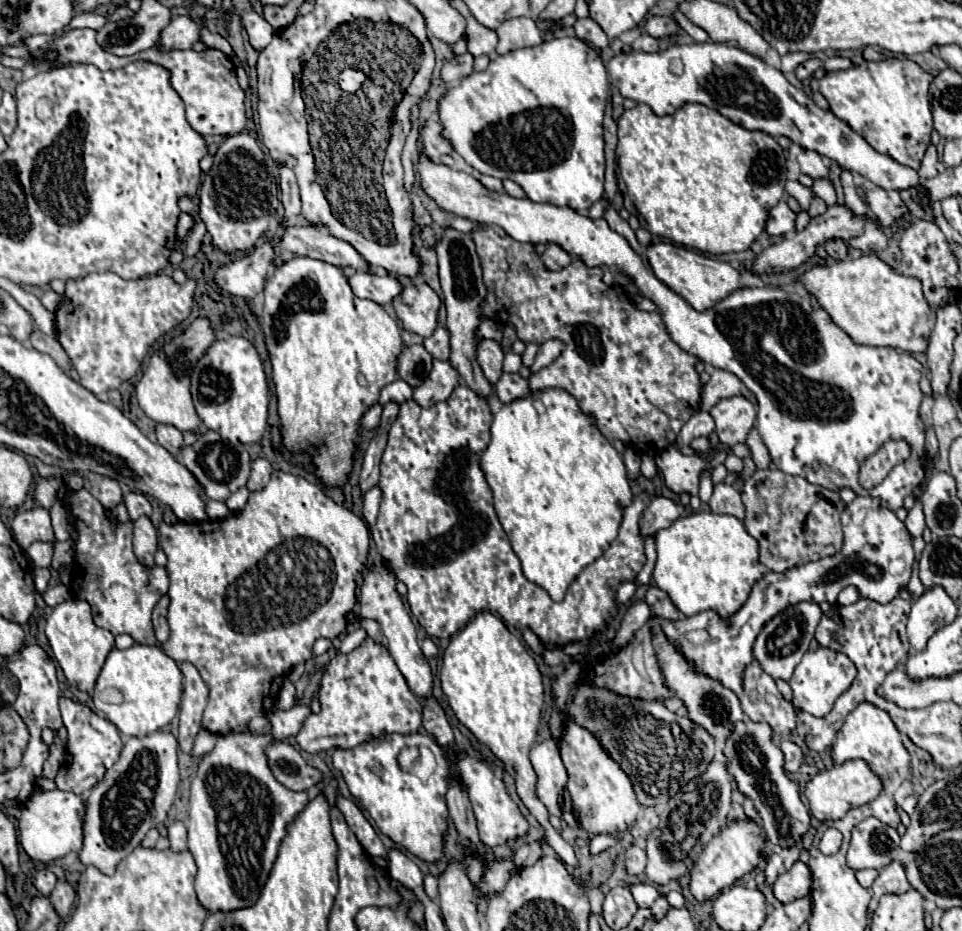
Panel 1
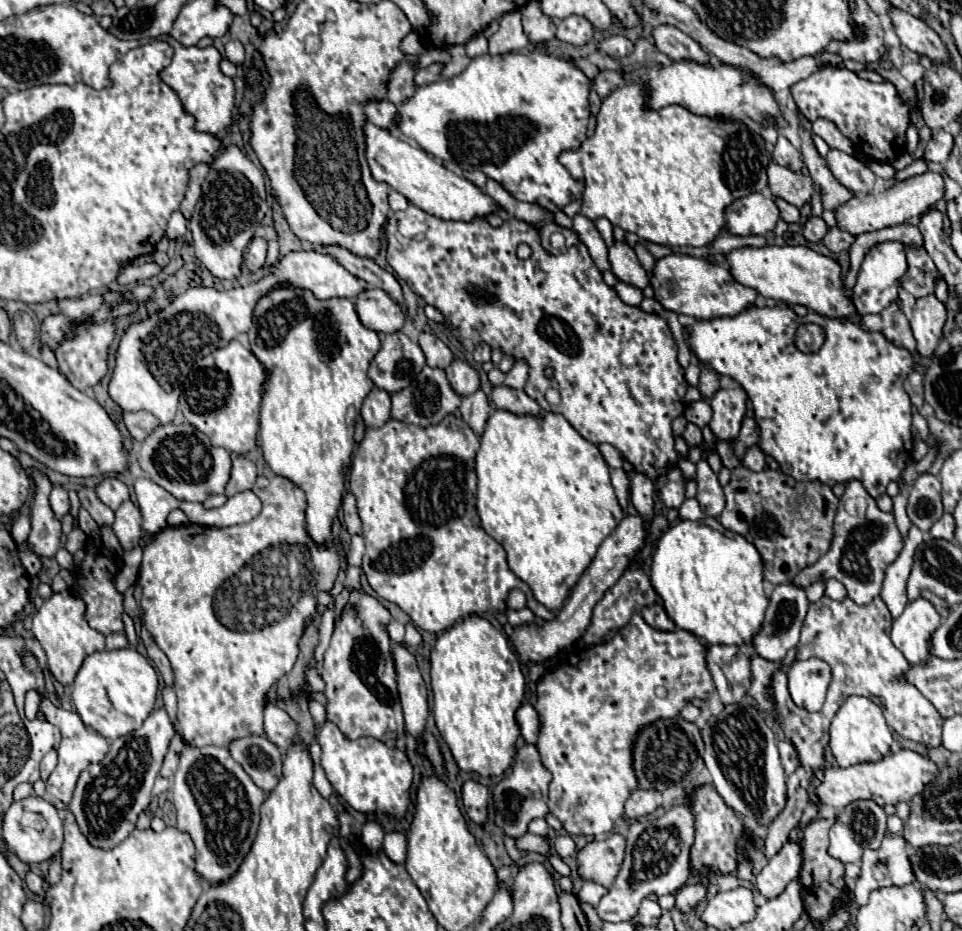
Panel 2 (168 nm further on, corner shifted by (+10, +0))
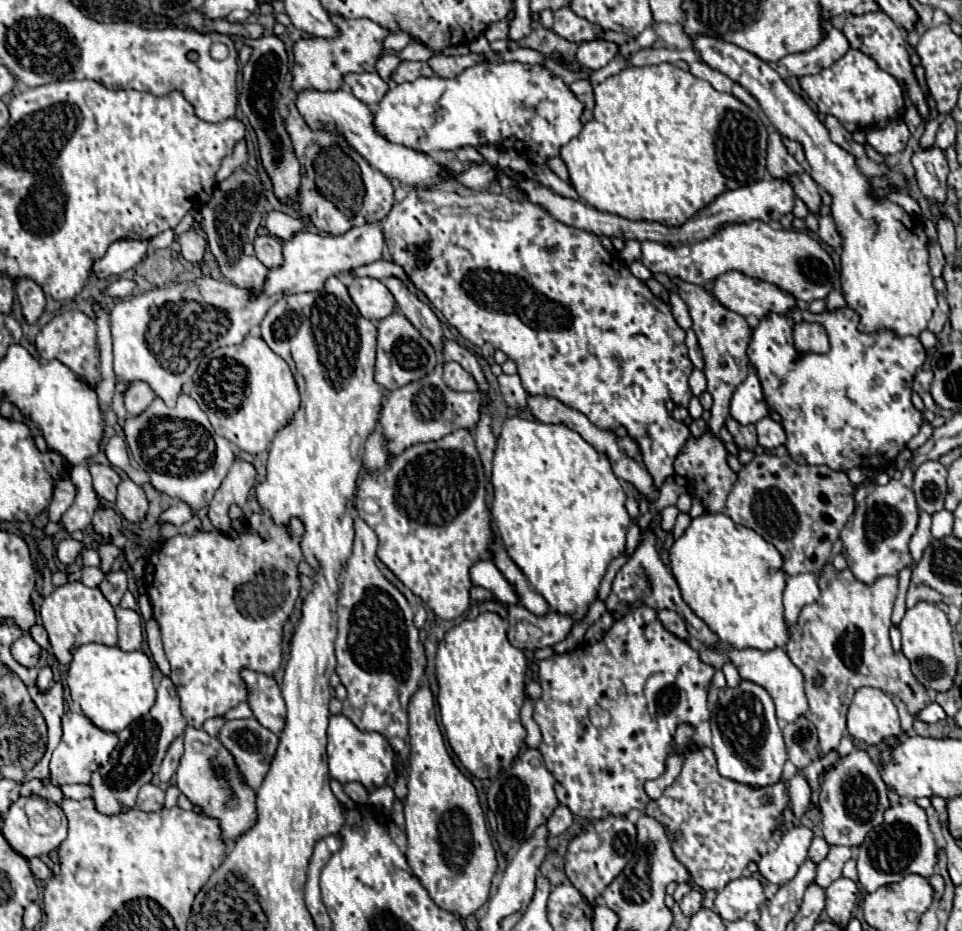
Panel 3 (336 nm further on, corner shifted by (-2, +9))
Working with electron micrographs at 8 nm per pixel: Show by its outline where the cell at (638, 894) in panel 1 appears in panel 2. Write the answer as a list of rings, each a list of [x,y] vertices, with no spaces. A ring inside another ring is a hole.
[[[585,882],[577,896],[579,896],[581,902],[587,902],[589,906],[595,908],[595,906],[599,904],[599,900],[601,900],[601,896],[603,896],[605,892],[607,892],[607,888],[603,888],[603,886],[595,884],[595,882]]]

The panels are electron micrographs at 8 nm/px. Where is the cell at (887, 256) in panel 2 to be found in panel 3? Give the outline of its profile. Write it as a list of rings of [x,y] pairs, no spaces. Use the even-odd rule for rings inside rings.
[[[697,35],[691,41],[695,53],[711,69],[721,71],[759,101],[763,113],[781,135],[803,145],[805,157],[811,165],[809,175],[831,193],[831,215],[839,231],[843,231],[841,287],[847,305],[861,317],[859,331],[891,327],[893,331],[899,331],[899,335],[919,337],[919,333],[927,329],[937,303],[935,289],[931,285],[933,275],[927,265],[927,235],[919,229],[919,223],[913,221],[899,205],[871,199],[871,185],[857,169],[855,157],[829,139],[827,127],[811,111],[811,107],[789,89],[769,63],[733,43],[709,35]]]

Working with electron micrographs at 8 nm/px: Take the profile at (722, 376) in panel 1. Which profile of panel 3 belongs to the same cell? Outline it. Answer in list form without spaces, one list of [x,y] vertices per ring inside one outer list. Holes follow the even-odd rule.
[[[695,369],[695,371],[691,373],[691,379],[689,379],[689,387],[691,387],[693,395],[697,395],[697,397],[699,397],[699,395],[705,391],[705,375],[703,375],[703,371]]]

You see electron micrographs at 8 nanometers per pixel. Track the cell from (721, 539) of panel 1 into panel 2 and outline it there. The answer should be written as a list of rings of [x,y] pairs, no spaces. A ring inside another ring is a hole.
[[[709,516],[695,522],[681,520],[673,528],[669,528],[659,538],[651,564],[651,584],[663,598],[663,606],[669,618],[677,624],[677,628],[687,630],[709,644],[751,644],[753,636],[763,626],[765,608],[769,604],[769,598],[763,590],[763,580],[763,562],[757,548],[743,536],[725,530],[717,518]]]

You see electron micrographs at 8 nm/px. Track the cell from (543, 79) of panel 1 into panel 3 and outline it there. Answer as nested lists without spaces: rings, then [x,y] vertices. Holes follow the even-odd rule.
[[[483,59],[481,63],[473,65],[473,67],[467,67],[461,75],[457,77],[451,77],[451,79],[443,79],[443,77],[423,77],[423,79],[417,79],[417,81],[411,81],[411,83],[401,83],[401,85],[395,85],[389,89],[389,93],[381,99],[379,103],[379,109],[375,111],[375,127],[381,135],[385,135],[389,141],[393,143],[401,143],[401,145],[407,145],[411,149],[417,149],[417,151],[423,151],[423,153],[431,153],[431,151],[437,151],[437,149],[461,149],[461,147],[481,147],[481,145],[493,145],[497,149],[513,149],[517,153],[521,153],[525,159],[529,159],[533,165],[547,165],[547,159],[551,157],[559,157],[561,155],[561,147],[565,143],[571,141],[571,137],[579,135],[579,131],[583,129],[583,123],[581,123],[581,115],[585,111],[585,103],[579,101],[579,97],[569,89],[569,85],[559,77],[559,75],[553,75],[545,65],[527,65],[527,63],[519,63],[519,61],[501,61],[501,63],[491,63],[487,59]]]

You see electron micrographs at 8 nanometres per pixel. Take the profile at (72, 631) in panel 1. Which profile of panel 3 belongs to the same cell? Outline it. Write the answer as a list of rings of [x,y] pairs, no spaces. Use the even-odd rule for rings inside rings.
[[[81,581],[65,583],[57,587],[49,597],[45,597],[41,605],[41,621],[49,633],[49,641],[53,653],[61,665],[71,665],[73,649],[85,643],[103,643],[117,645],[117,621],[111,603],[103,597],[103,593],[95,587],[87,587]]]

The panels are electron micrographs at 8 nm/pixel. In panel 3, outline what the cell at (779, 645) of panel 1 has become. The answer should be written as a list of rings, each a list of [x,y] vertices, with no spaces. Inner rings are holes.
[[[803,573],[803,575],[795,575],[795,577],[787,577],[787,587],[785,587],[785,593],[783,593],[787,625],[793,627],[799,619],[801,609],[807,603],[813,603],[815,599],[819,599],[817,575]]]

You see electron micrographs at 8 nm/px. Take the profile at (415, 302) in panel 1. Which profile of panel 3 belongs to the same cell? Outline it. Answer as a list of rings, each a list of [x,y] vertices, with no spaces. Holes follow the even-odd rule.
[[[355,277],[353,281],[347,283],[347,289],[351,299],[359,307],[359,313],[369,321],[377,323],[389,317],[397,307],[391,291],[377,279]]]

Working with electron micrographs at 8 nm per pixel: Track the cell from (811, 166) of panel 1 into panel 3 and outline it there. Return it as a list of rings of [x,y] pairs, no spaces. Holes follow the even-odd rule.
[[[785,141],[785,147],[787,147],[787,151],[797,159],[797,163],[801,163],[803,167],[807,167],[807,159],[805,159],[803,147],[801,147],[797,141]]]

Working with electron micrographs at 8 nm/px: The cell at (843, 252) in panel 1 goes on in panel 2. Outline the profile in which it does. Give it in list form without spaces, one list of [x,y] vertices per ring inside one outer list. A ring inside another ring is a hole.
[[[809,216],[807,222],[803,224],[803,236],[809,242],[821,242],[821,238],[825,236],[825,232],[827,232],[827,224],[823,222],[823,218]]]

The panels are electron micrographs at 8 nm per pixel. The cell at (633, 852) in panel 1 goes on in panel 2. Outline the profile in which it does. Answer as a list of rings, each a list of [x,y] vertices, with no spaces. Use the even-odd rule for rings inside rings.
[[[611,834],[605,840],[587,842],[577,852],[577,874],[587,882],[597,882],[609,888],[621,868],[625,854],[625,838]]]

